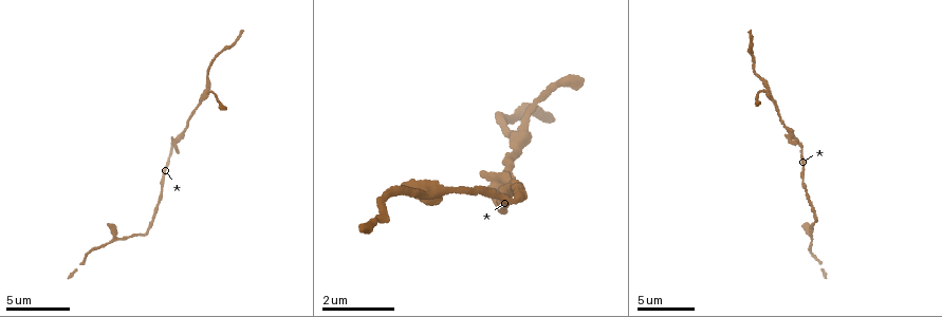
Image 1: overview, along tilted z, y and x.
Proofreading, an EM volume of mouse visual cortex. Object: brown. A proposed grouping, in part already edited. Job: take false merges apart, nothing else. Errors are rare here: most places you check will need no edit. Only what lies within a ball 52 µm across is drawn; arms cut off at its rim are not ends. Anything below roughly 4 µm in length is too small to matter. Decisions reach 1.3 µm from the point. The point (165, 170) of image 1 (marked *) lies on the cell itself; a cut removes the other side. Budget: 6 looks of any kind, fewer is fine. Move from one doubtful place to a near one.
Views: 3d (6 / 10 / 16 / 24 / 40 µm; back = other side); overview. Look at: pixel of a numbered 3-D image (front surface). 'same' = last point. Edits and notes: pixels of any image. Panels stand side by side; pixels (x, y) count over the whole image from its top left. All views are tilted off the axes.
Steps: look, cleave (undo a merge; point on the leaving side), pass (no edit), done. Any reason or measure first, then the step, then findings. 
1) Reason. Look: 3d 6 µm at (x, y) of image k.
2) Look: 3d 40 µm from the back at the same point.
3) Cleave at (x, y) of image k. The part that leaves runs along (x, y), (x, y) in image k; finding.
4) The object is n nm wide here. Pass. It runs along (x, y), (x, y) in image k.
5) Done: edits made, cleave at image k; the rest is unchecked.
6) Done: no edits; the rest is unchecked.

Calibre changes. Look: 3d 10 µm at (782, 126) of image 1.

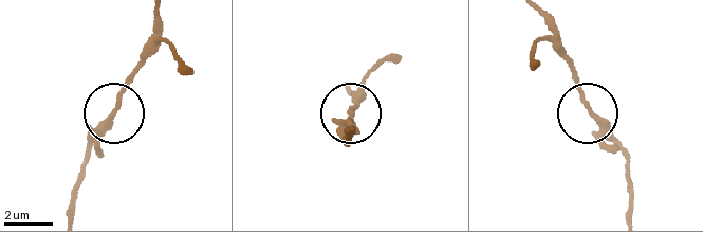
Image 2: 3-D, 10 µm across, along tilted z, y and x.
The object is 220 nm wide here. Pass. It runs along (630, 186), (625, 157), (599, 129), (555, 45) in image 2; one cell here.

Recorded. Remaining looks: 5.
Thick turns thin. Look: 3d 6 µm at (764, 81) of image 1.

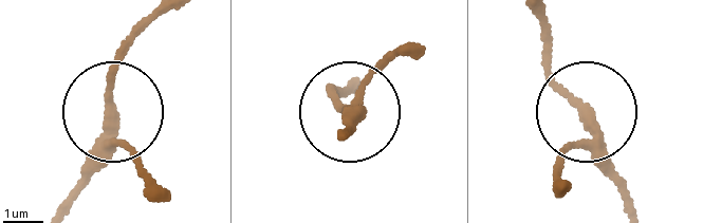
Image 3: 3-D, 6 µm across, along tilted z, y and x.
The object is 230 nm wide here. Pass. It runs along (61, 212), (132, 32) in image 3; all the same cell.

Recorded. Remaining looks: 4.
Calibre changes. Look: 3d 6 µm at (474, 189) of image 1.

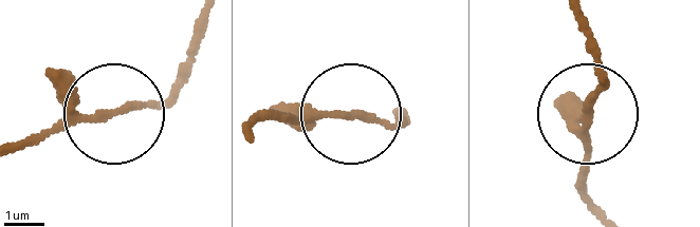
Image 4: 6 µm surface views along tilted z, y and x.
Look: 3d 6 µm from the back at (590, 111) of image 4.

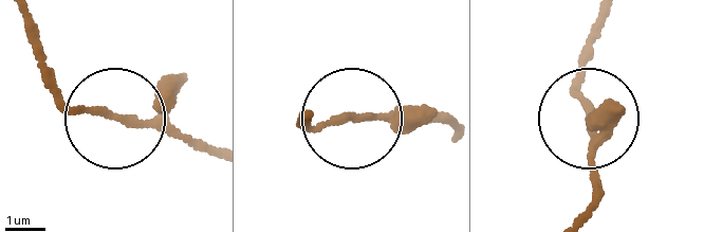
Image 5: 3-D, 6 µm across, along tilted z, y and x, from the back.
Pass. Continuous, no second cell.

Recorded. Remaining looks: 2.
Done: no edits; the rest is unchecked.

